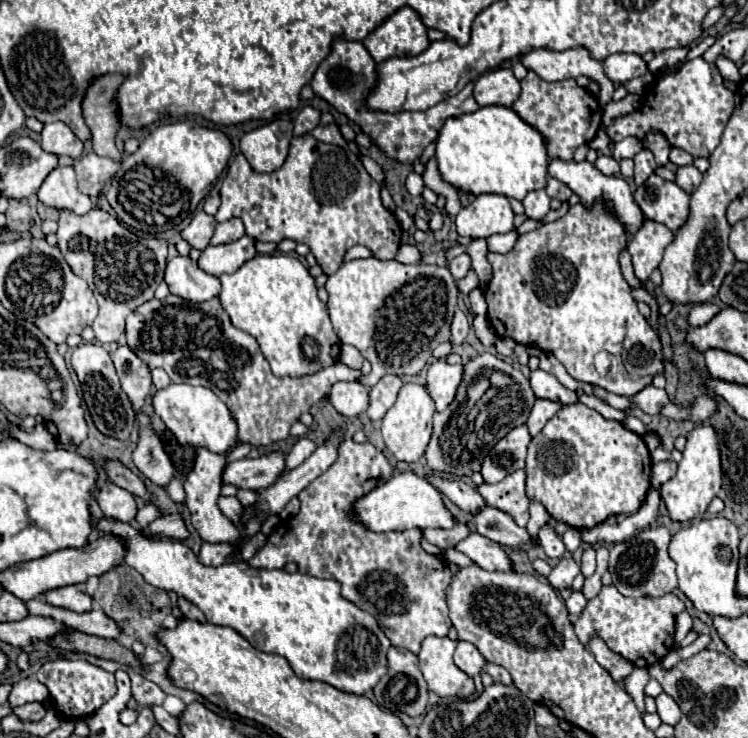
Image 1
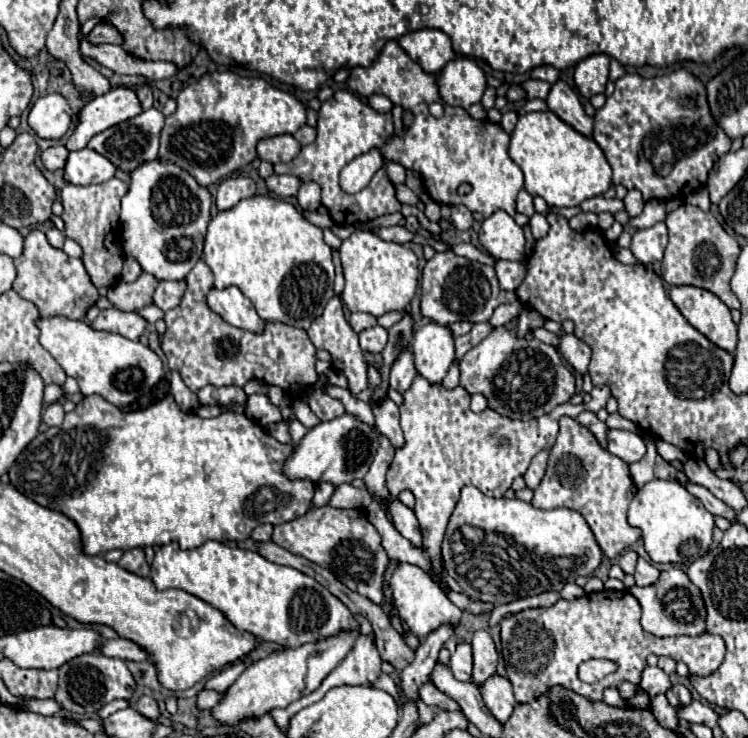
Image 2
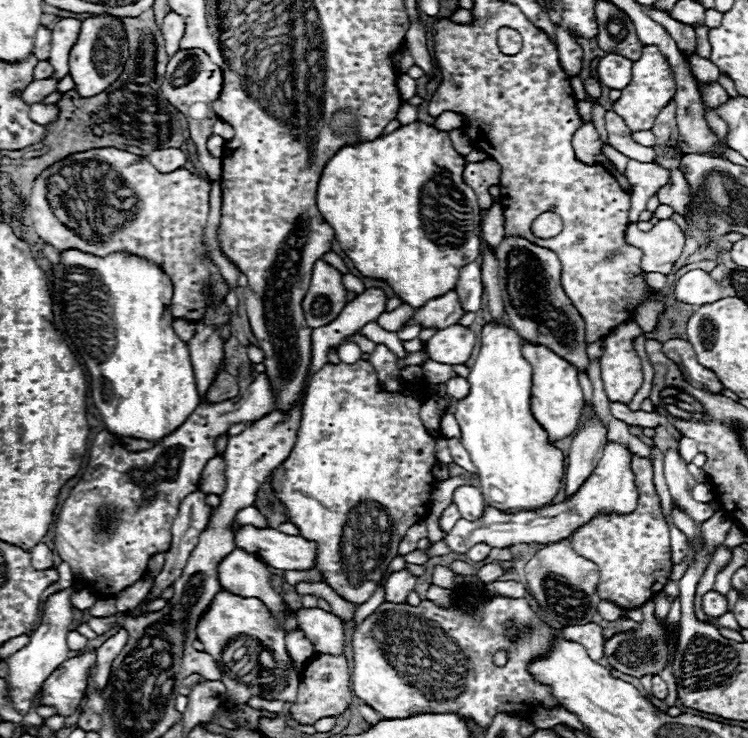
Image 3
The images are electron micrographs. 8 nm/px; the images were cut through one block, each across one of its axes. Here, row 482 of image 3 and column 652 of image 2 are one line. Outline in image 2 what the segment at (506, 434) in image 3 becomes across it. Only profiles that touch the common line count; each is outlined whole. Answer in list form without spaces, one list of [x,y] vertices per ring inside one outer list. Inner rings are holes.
[[[654,478],[638,488],[628,510],[628,522],[642,530],[644,548],[652,562],[692,564],[694,560],[702,558],[712,544],[714,516],[676,480]]]

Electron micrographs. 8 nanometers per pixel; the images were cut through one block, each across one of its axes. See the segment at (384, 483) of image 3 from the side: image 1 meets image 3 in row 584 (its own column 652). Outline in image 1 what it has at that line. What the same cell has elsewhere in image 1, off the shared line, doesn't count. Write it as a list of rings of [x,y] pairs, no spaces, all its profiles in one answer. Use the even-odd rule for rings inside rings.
[[[600,202],[596,208],[588,210],[582,204],[570,206],[568,212],[548,224],[538,226],[532,232],[518,236],[514,248],[508,254],[488,254],[492,264],[492,280],[486,290],[488,302],[488,320],[494,326],[498,336],[512,338],[524,346],[538,346],[542,352],[554,354],[568,374],[580,382],[602,386],[608,392],[620,396],[634,396],[640,388],[648,386],[656,374],[664,372],[662,366],[662,344],[658,332],[650,328],[648,320],[638,312],[636,300],[630,294],[628,282],[622,278],[618,254],[628,244],[624,226],[610,216]],[[606,350],[620,356],[628,378],[620,380],[618,376],[598,376],[594,370],[594,356]]]

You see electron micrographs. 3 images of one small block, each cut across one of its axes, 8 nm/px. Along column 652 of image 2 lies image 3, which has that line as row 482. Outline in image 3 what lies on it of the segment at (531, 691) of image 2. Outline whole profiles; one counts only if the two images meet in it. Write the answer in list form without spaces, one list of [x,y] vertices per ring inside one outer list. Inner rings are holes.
[[[632,456],[632,472],[636,472],[638,506],[628,516],[602,516],[574,534],[572,548],[578,556],[592,560],[600,568],[598,594],[624,610],[638,608],[648,602],[668,582],[670,560],[670,528],[662,514],[660,496],[652,480],[652,464],[646,458]]]

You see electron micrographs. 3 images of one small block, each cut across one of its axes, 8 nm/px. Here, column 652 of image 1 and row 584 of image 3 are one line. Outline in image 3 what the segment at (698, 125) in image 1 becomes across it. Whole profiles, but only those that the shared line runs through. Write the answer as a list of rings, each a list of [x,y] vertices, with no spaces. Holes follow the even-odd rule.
[[[260,374],[248,390],[242,394],[238,402],[224,400],[216,404],[200,404],[190,418],[174,430],[170,436],[162,438],[160,444],[156,444],[150,450],[142,452],[130,452],[122,446],[122,442],[110,434],[100,432],[90,448],[90,460],[88,466],[80,478],[80,482],[72,488],[70,496],[66,498],[58,518],[56,518],[56,530],[54,530],[54,546],[58,556],[70,564],[74,580],[82,578],[92,592],[98,592],[102,596],[114,596],[122,592],[124,588],[132,586],[136,580],[142,578],[146,572],[148,560],[158,552],[168,552],[172,544],[172,522],[178,514],[178,508],[182,500],[200,488],[200,476],[210,458],[216,456],[216,438],[224,434],[232,424],[238,422],[254,422],[260,416],[266,416],[274,410],[274,396],[270,382],[266,374]]]

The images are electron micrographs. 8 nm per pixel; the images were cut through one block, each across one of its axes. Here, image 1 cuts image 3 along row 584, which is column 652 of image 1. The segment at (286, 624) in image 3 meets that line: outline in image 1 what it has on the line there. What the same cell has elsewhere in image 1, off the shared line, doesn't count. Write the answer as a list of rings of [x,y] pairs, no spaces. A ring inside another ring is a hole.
[[[646,220],[640,232],[636,232],[636,236],[632,236],[632,240],[628,242],[634,274],[642,284],[650,278],[652,270],[658,268],[664,248],[672,242],[672,236],[674,234],[662,224],[654,224],[652,220]]]

